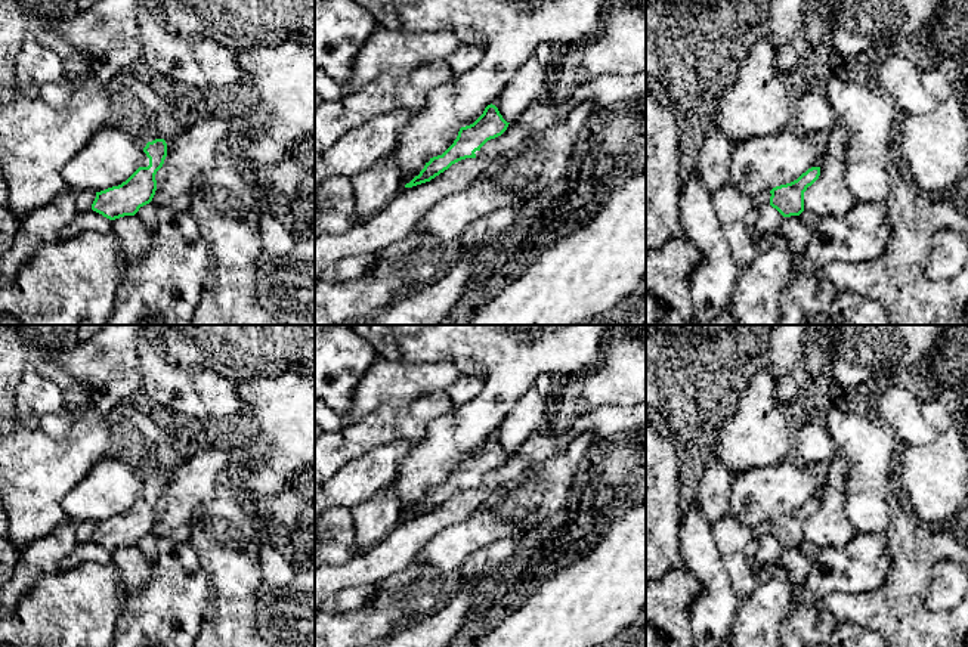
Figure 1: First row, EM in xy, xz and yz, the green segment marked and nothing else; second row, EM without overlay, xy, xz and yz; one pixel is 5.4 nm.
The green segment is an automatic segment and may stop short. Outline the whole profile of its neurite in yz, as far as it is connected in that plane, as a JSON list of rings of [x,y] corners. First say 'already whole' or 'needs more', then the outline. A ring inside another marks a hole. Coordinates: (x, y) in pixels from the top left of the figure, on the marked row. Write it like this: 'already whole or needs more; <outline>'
already whole; [[[811,167],[797,180],[770,191],[770,205],[783,217],[800,216],[804,211],[804,192],[820,176],[820,167]]]

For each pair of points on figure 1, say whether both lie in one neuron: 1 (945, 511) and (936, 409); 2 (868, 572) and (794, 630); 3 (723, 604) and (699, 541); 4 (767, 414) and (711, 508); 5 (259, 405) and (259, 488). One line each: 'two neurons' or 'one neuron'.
1: one neuron
2: one neuron
3: one neuron
4: two neurons
5: one neuron

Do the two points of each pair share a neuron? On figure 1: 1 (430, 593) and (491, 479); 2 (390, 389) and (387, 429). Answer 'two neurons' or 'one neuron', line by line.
1: two neurons
2: two neurons

